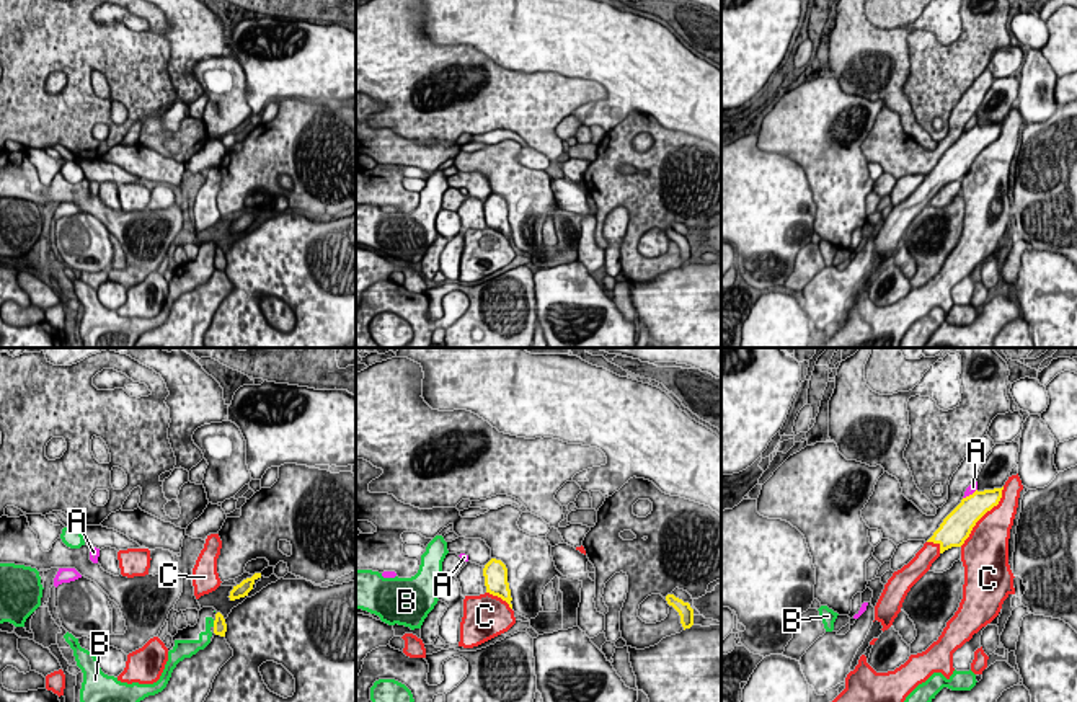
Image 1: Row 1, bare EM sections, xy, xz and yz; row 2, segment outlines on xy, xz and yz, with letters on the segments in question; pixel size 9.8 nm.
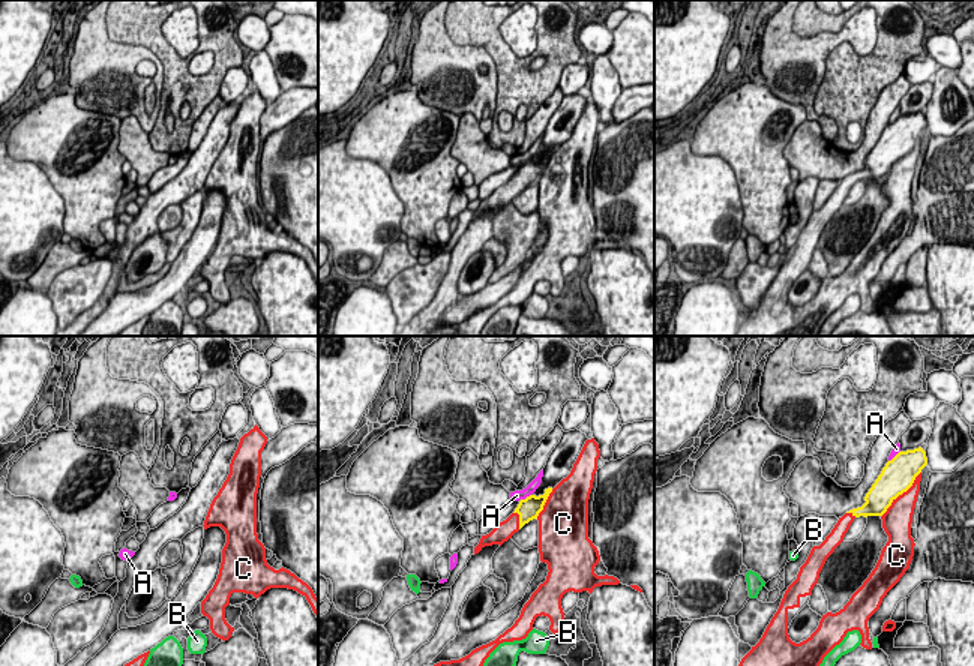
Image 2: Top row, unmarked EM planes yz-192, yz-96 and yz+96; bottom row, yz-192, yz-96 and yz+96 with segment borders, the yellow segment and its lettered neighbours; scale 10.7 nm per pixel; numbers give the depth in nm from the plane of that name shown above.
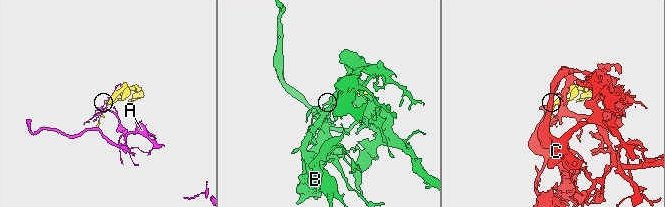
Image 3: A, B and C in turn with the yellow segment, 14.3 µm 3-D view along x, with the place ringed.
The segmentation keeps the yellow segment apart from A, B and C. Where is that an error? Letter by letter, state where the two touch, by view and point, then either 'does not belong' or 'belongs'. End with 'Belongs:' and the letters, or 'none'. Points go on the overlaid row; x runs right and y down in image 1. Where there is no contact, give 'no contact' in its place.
A: yz (970, 495) | does not belong
B: xy (214, 624) | does not belong
C: yz (983, 515) | belongs
Belongs: C

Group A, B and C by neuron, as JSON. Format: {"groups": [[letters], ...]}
{"groups": [["A"], ["B"], ["C"]]}

